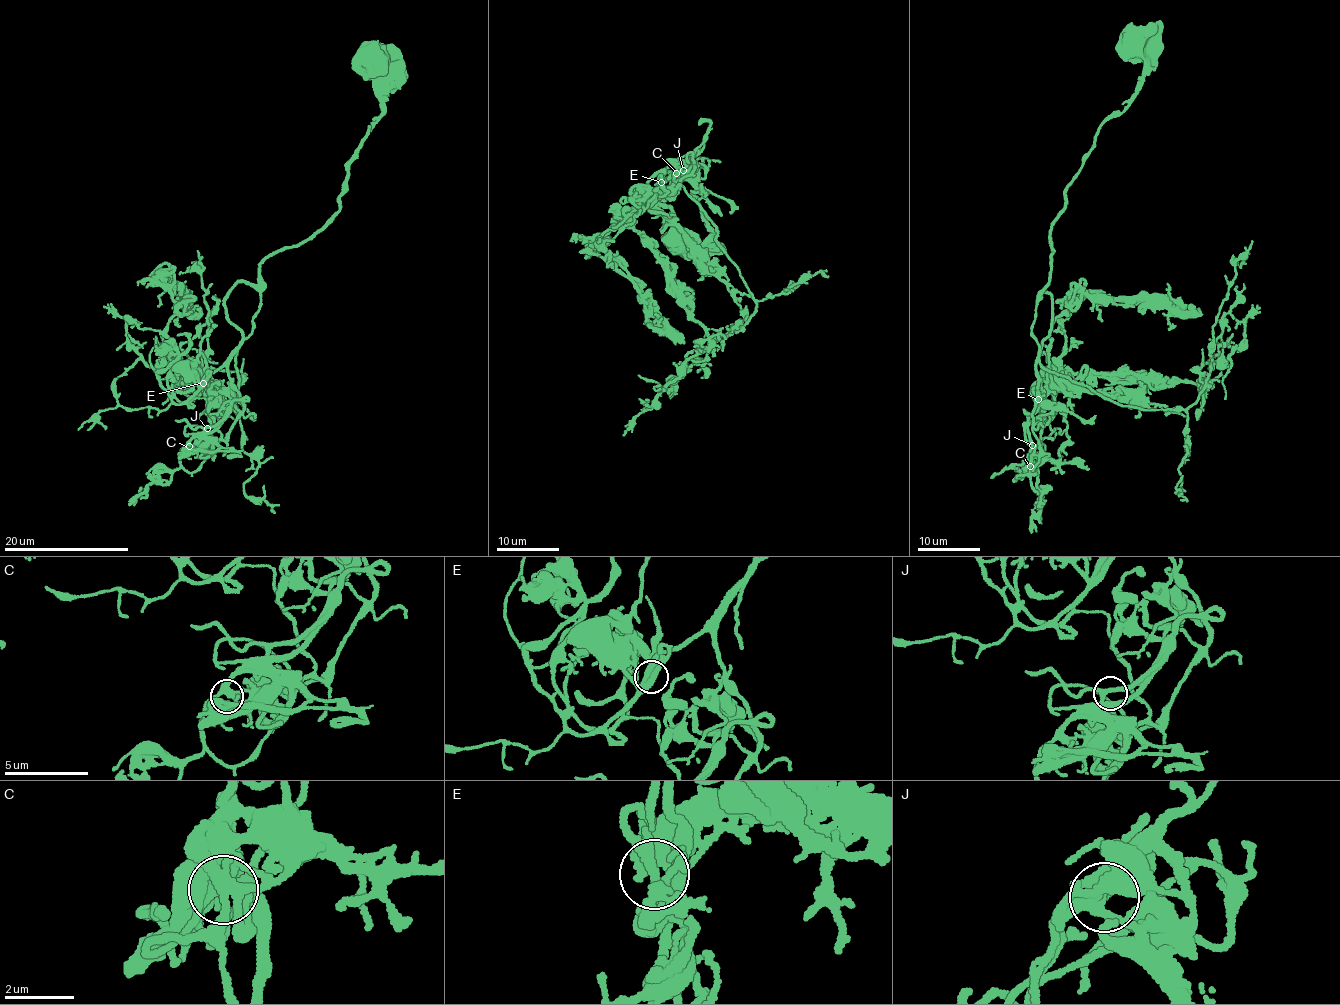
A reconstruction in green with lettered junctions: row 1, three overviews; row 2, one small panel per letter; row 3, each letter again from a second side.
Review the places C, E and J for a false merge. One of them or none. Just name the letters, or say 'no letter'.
no letter

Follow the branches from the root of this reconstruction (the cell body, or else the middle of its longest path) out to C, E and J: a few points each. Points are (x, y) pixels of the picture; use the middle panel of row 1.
C: (675, 241), (695, 247), (714, 232), (692, 167), (657, 185), (669, 163), (672, 174), (691, 160), (676, 173)
E: (675, 241), (695, 247), (714, 232), (695, 169), (657, 185), (669, 163), (677, 168), (661, 181)
J: (675, 241), (695, 247), (714, 232), (692, 167), (657, 185), (669, 163), (672, 174), (691, 160), (683, 170)

